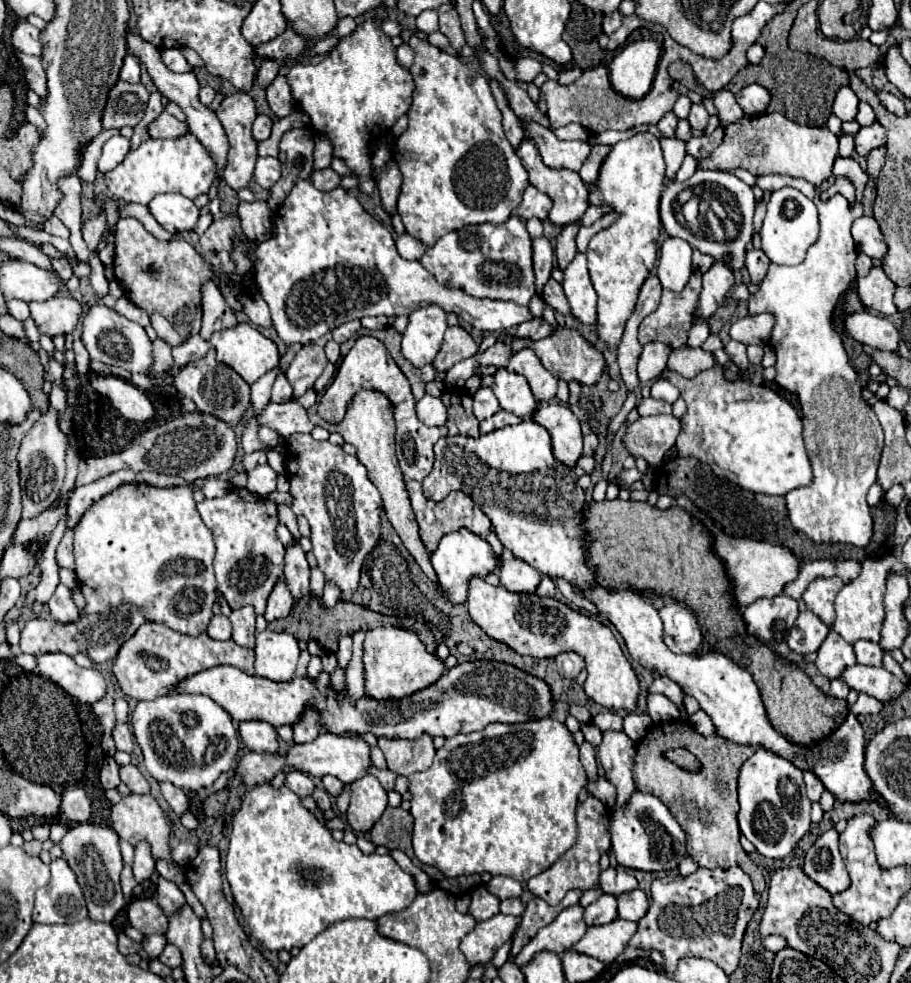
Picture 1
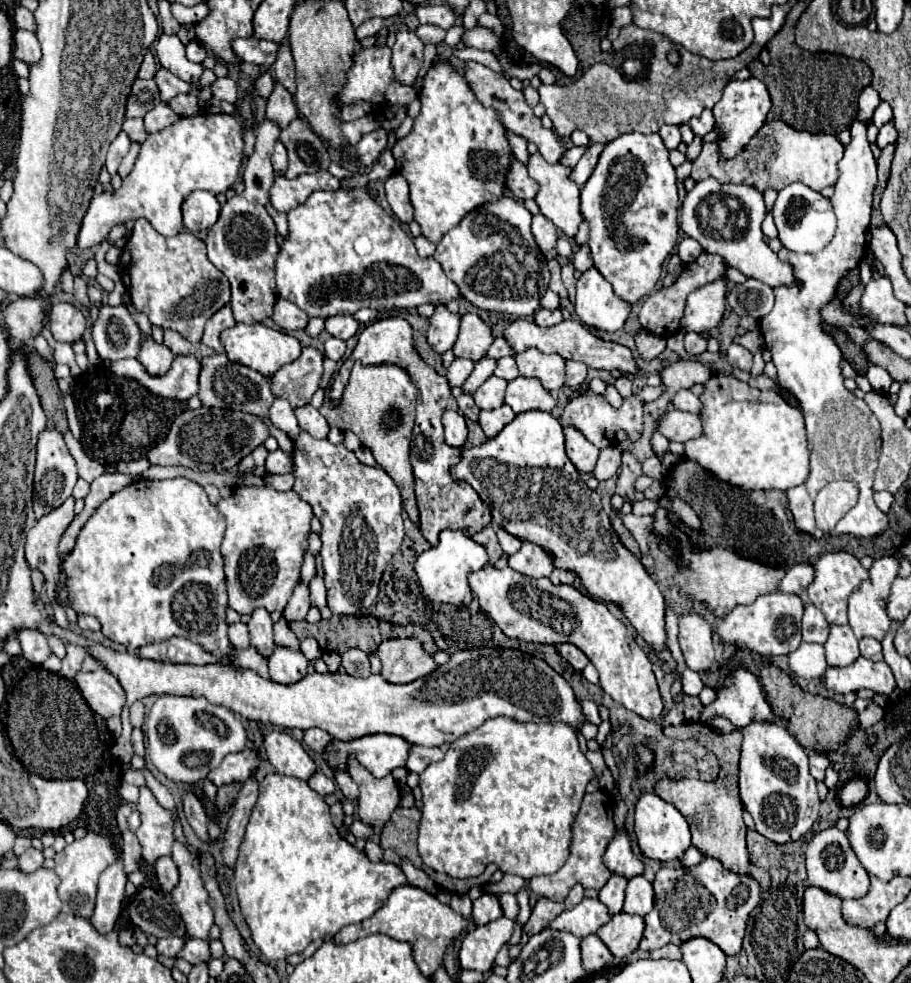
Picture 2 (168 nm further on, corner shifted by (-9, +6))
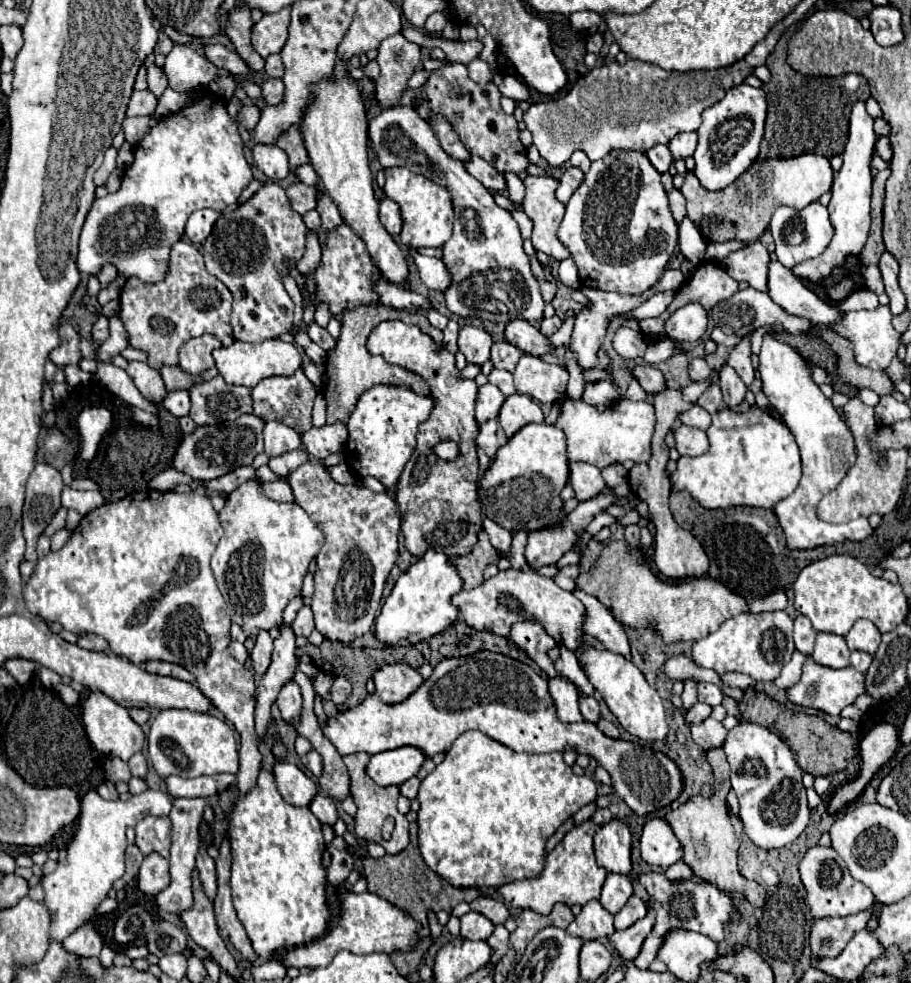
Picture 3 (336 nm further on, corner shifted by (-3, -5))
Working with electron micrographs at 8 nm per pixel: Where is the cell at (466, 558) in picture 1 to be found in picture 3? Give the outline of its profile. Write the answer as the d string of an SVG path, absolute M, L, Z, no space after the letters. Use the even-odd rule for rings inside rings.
M429 549L429 553L425 553L397 579L395 587L383 603L379 617L375 619L375 637L387 647L417 645L445 631L457 621L459 611L455 605L451 605L451 597L461 591L461 585L463 581L449 557Z

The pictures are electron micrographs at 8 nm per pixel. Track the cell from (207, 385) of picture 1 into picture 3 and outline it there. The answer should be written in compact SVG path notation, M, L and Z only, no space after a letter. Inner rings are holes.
M221 375L195 385L189 395L189 417L195 421L195 425L217 425L221 421L233 421L243 413L251 413L253 405L249 397L249 387L225 385Z

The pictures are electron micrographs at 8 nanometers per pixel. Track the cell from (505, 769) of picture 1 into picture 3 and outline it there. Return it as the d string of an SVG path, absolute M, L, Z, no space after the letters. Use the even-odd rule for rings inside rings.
M467 731L461 737L455 739L453 747L445 753L445 759L423 779L417 801L421 805L419 809L419 849L421 855L425 859L425 863L429 865L429 869L433 869L439 877L443 877L445 881L449 881L455 887L501 887L505 883L517 881L517 879L529 879L535 877L537 873L541 873L543 863L545 863L545 843L547 839L569 819L573 817L581 807L593 803L597 799L597 785L591 777L577 777L569 765L565 765L563 761L563 753L517 753L493 739L489 739L487 735L483 735L481 731Z

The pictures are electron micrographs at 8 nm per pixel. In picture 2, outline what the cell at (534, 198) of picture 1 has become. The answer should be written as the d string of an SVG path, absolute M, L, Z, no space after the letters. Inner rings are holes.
M511 158L511 172L507 176L507 186L517 200L529 200L535 198L539 192L539 184L529 176L527 166L519 162L517 158Z

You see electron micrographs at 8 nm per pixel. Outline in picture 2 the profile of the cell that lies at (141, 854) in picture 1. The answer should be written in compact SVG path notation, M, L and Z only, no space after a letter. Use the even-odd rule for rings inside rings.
M143 786L137 810L141 814L137 840L143 848L143 858L147 860L147 864L155 864L161 856L171 856L171 846L175 842L171 812L159 806L147 786Z

